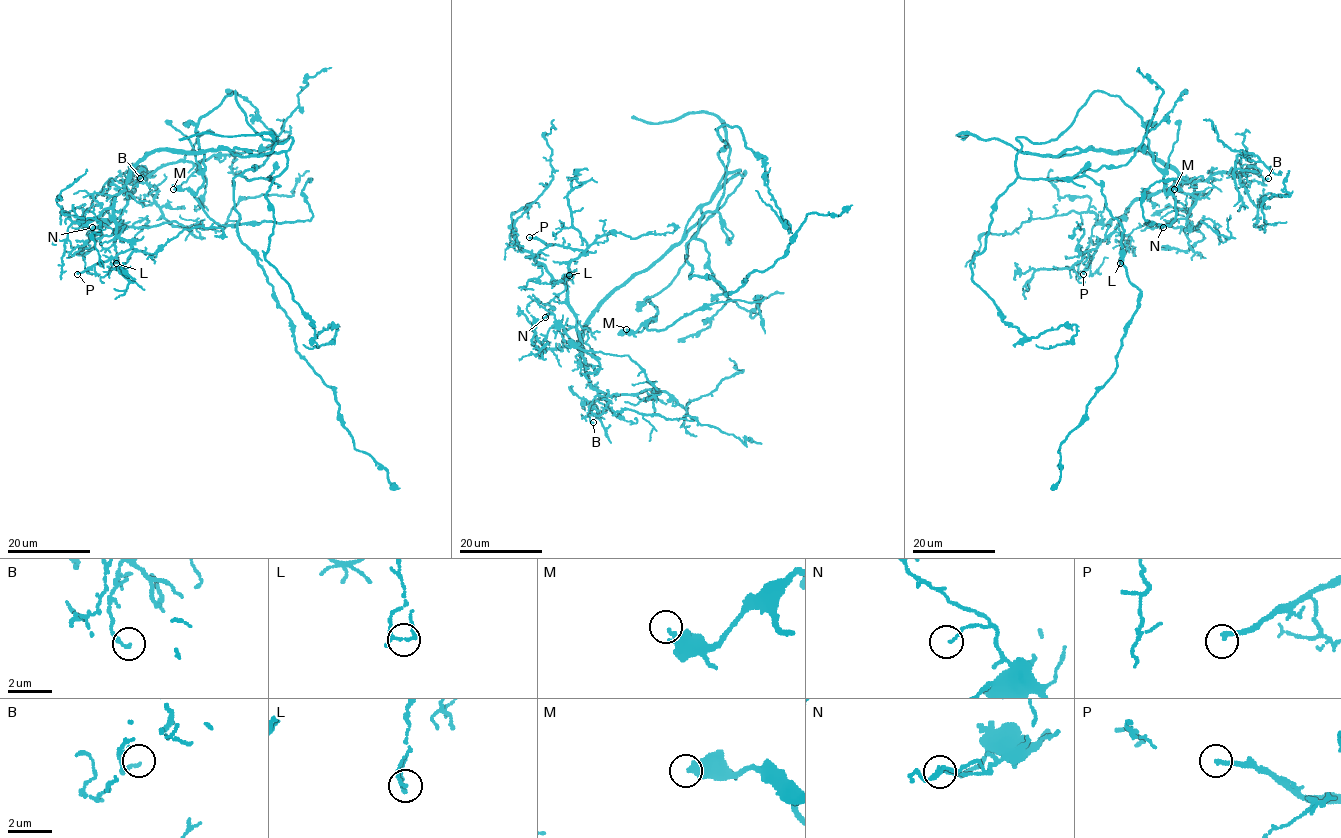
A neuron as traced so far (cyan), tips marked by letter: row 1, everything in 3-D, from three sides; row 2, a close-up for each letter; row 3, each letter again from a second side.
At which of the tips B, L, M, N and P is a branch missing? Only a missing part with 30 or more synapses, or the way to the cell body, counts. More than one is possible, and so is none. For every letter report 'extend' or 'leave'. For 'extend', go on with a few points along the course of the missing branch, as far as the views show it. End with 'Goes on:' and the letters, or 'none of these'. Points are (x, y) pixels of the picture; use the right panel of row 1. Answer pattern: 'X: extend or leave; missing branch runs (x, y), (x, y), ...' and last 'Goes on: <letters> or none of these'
B: leave
L: leave
M: leave
N: leave
P: extend; missing branch runs (1083, 274), (1084, 301), (1095, 303), (1121, 328)
Goes on: P

